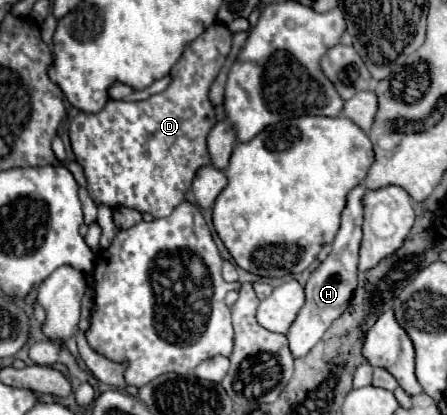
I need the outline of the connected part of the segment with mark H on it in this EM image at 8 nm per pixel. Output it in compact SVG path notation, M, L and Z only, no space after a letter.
M357 186L347 196L347 206L341 214L341 228L331 244L329 256L311 272L305 294L307 300L303 308L299 310L295 322L291 324L287 332L289 348L295 358L305 356L325 334L325 330L331 326L333 320L337 320L349 306L349 300L357 288L357 254L359 254L359 242L361 242L361 224L363 224L363 208L361 208L361 196L365 194L363 186Z

